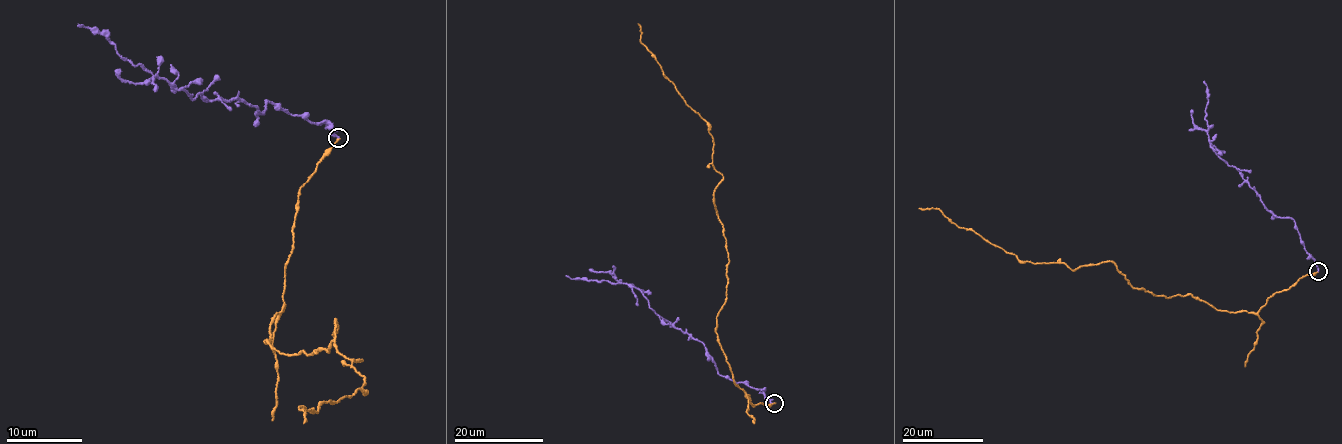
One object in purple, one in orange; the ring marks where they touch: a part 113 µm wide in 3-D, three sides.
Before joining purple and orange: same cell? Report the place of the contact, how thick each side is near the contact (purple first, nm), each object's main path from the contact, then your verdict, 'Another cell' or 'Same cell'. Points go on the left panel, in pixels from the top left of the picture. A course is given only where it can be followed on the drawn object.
Place: (338, 137). Thickness 220 nm (purple) against 160 nm. Course of purple: (338, 137), (328, 123), (311, 122), (265, 101), (264, 114), (237, 100), (191, 98), (78, 25). Course of orange: (339, 138), (300, 191), (266, 341), (327, 353), (334, 321), (366, 391), (300, 407), (303, 424). Another cell

